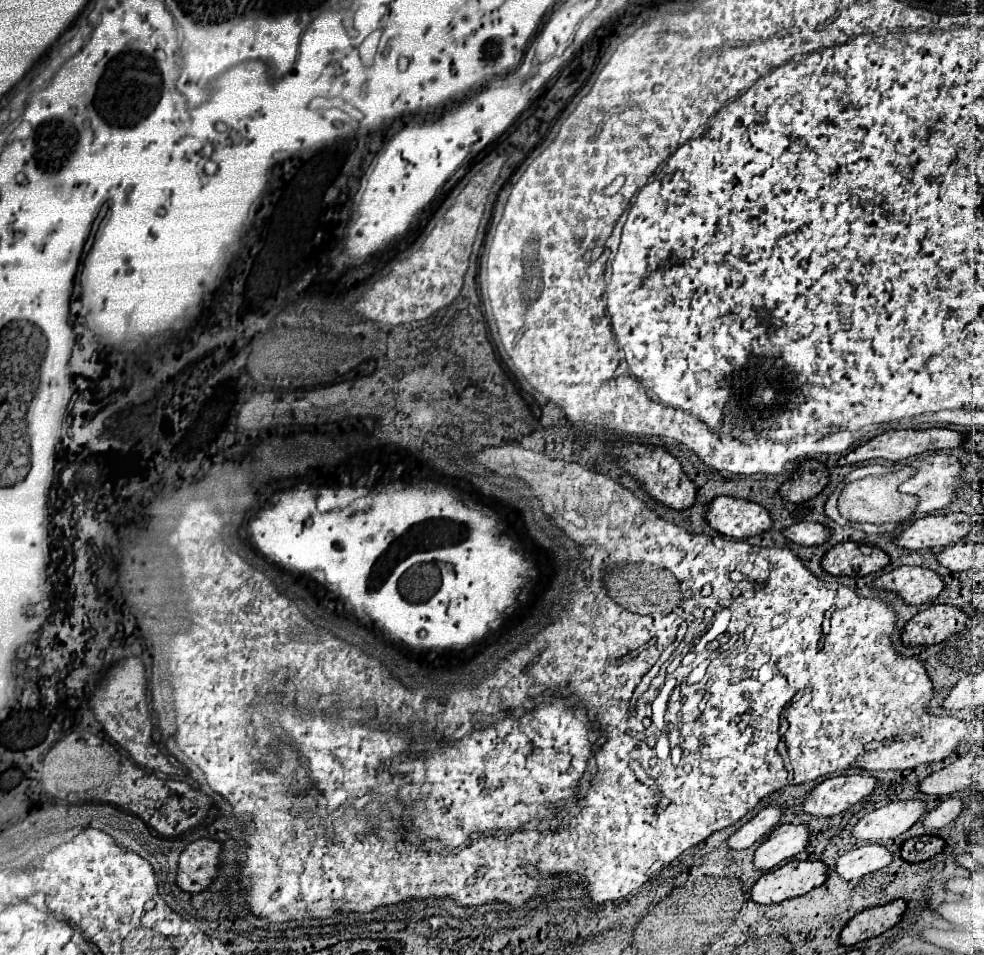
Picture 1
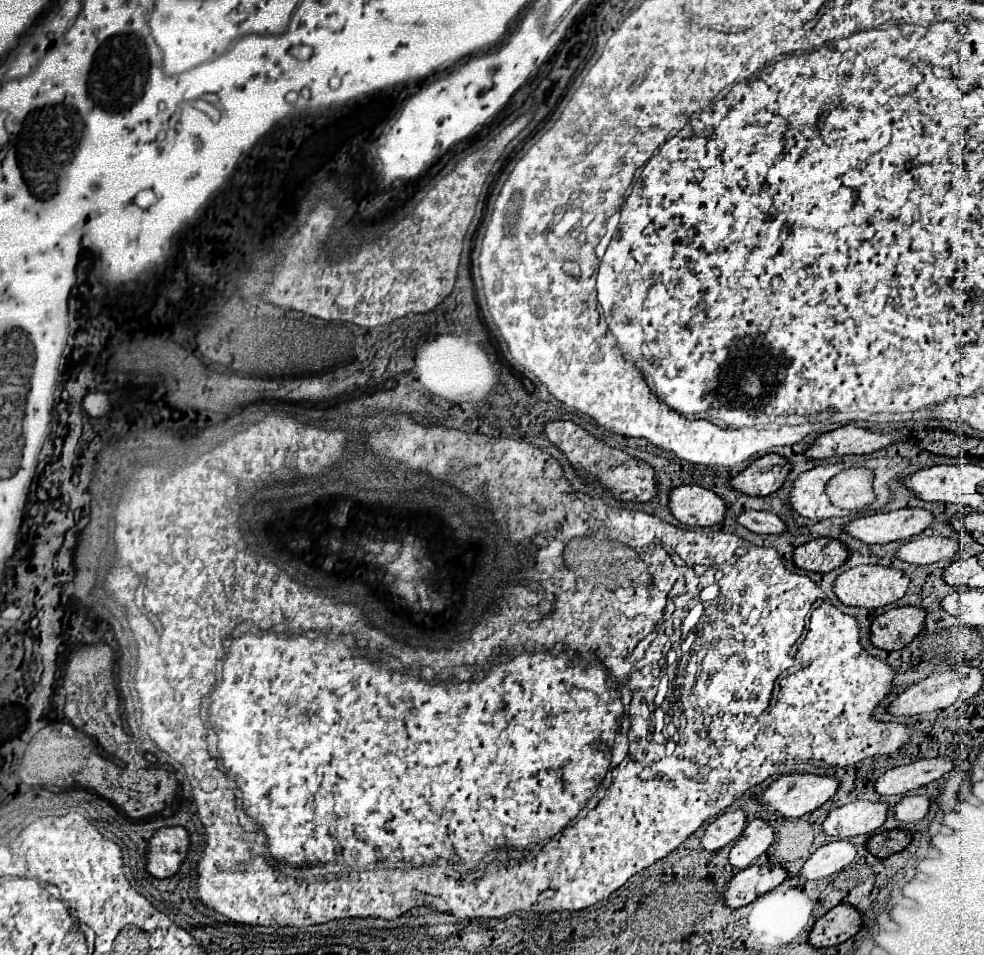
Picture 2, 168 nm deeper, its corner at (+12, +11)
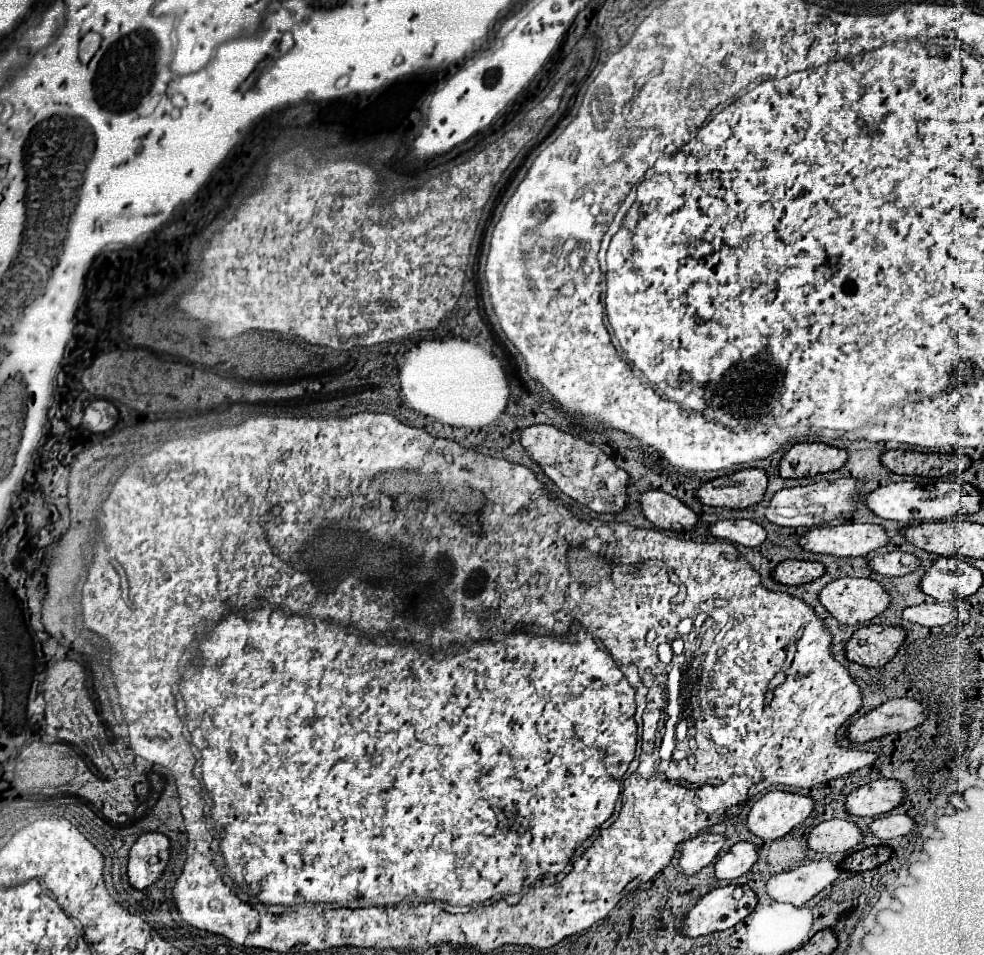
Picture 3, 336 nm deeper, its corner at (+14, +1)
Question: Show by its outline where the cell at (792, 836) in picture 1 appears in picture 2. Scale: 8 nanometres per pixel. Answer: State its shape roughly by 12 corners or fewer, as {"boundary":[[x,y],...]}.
{"boundary":[[752,820],[732,846],[728,862],[748,868],[774,840],[764,820]]}

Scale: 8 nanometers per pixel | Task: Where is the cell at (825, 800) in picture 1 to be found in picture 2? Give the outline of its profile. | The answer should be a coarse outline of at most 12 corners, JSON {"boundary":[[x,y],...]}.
{"boundary":[[816,774],[774,780],[758,804],[800,818],[836,794]]}

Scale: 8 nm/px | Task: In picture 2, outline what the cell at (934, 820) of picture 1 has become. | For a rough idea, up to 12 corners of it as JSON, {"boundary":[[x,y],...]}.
{"boundary":[[904,796],[894,806],[898,822],[918,822],[928,814],[928,796]]}

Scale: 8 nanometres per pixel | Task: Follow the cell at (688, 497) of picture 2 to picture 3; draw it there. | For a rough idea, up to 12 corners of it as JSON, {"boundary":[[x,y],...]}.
{"boundary":[[660,490],[640,498],[644,516],[668,532],[692,532],[698,514]]}

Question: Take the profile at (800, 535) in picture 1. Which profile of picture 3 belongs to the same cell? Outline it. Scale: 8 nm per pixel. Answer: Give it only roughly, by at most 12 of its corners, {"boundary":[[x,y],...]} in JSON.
{"boundary":[[722,520],[710,532],[740,546],[760,546],[766,530],[750,520]]}

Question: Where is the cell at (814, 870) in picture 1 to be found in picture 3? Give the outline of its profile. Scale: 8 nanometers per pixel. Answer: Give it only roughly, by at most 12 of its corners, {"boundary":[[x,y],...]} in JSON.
{"boundary":[[750,886],[714,888],[682,932],[702,936],[744,920],[758,904]]}

